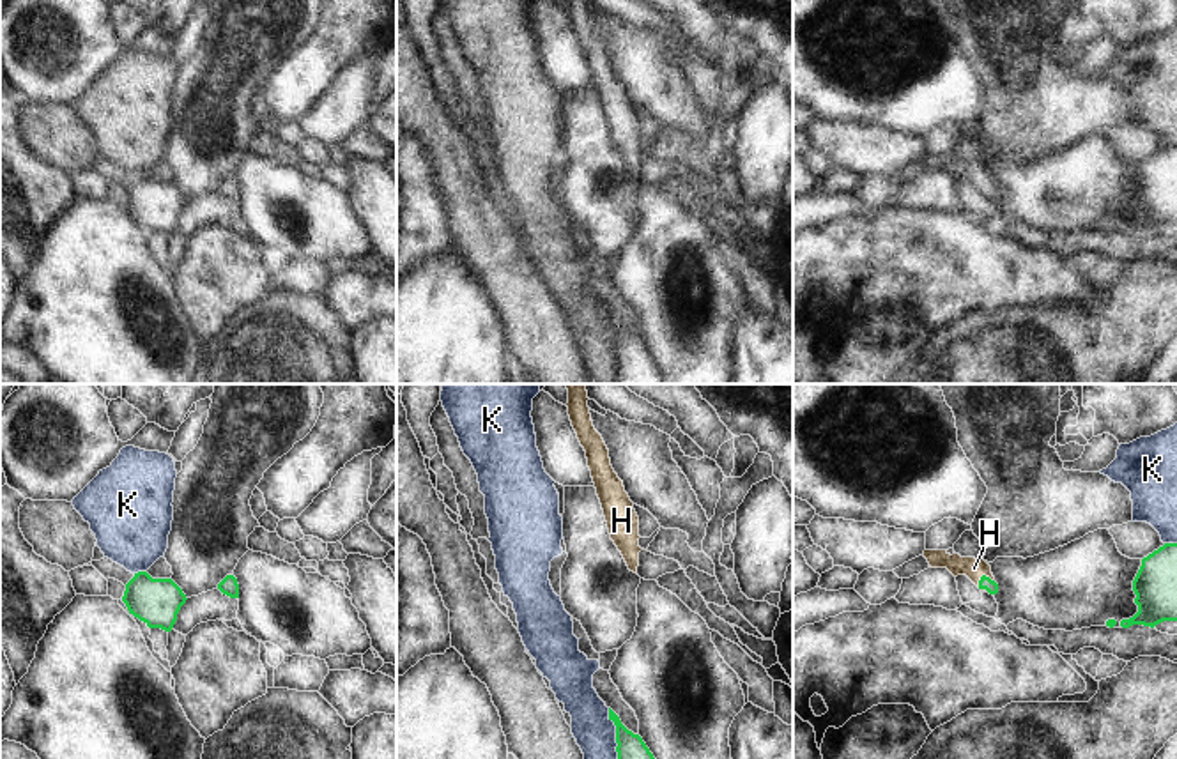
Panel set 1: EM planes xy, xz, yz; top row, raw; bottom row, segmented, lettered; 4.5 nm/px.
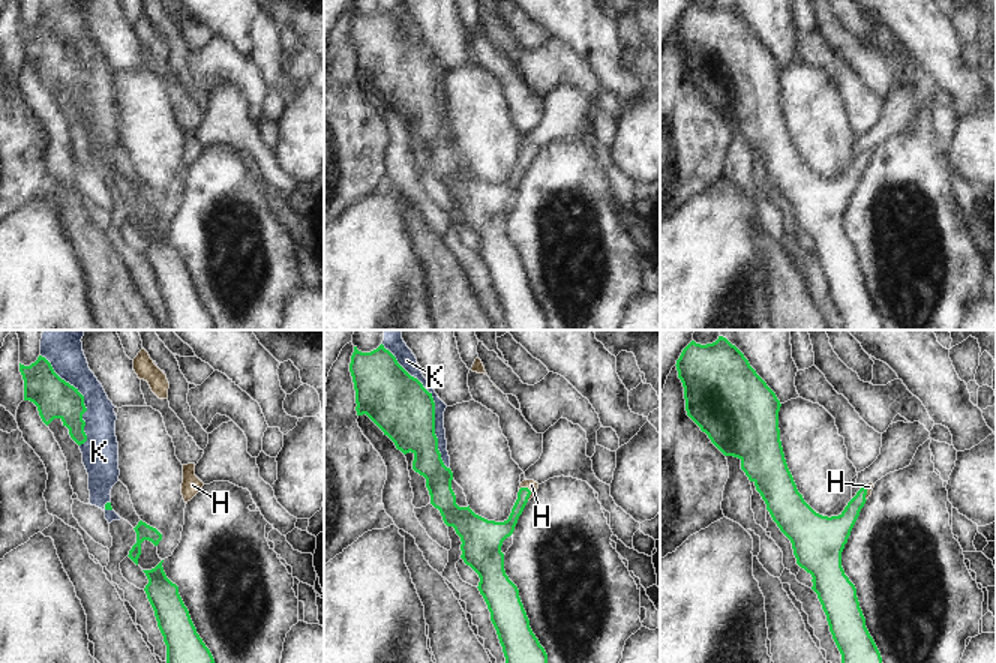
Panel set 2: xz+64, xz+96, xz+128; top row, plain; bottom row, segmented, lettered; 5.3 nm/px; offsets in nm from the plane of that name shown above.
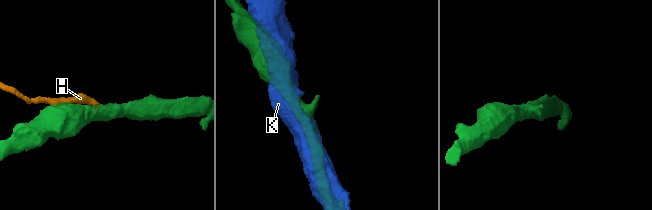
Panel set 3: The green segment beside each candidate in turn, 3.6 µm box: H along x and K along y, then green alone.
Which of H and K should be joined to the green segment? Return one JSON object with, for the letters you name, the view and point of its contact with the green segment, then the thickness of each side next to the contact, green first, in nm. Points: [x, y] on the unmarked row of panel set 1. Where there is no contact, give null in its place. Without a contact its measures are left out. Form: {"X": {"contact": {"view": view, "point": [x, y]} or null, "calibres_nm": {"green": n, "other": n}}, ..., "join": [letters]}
{"H": {"contact": {"view": "yz", "point": [979, 188]}, "calibres_nm": {"green": 60, "other": 100}}, "join": ["H"]}

